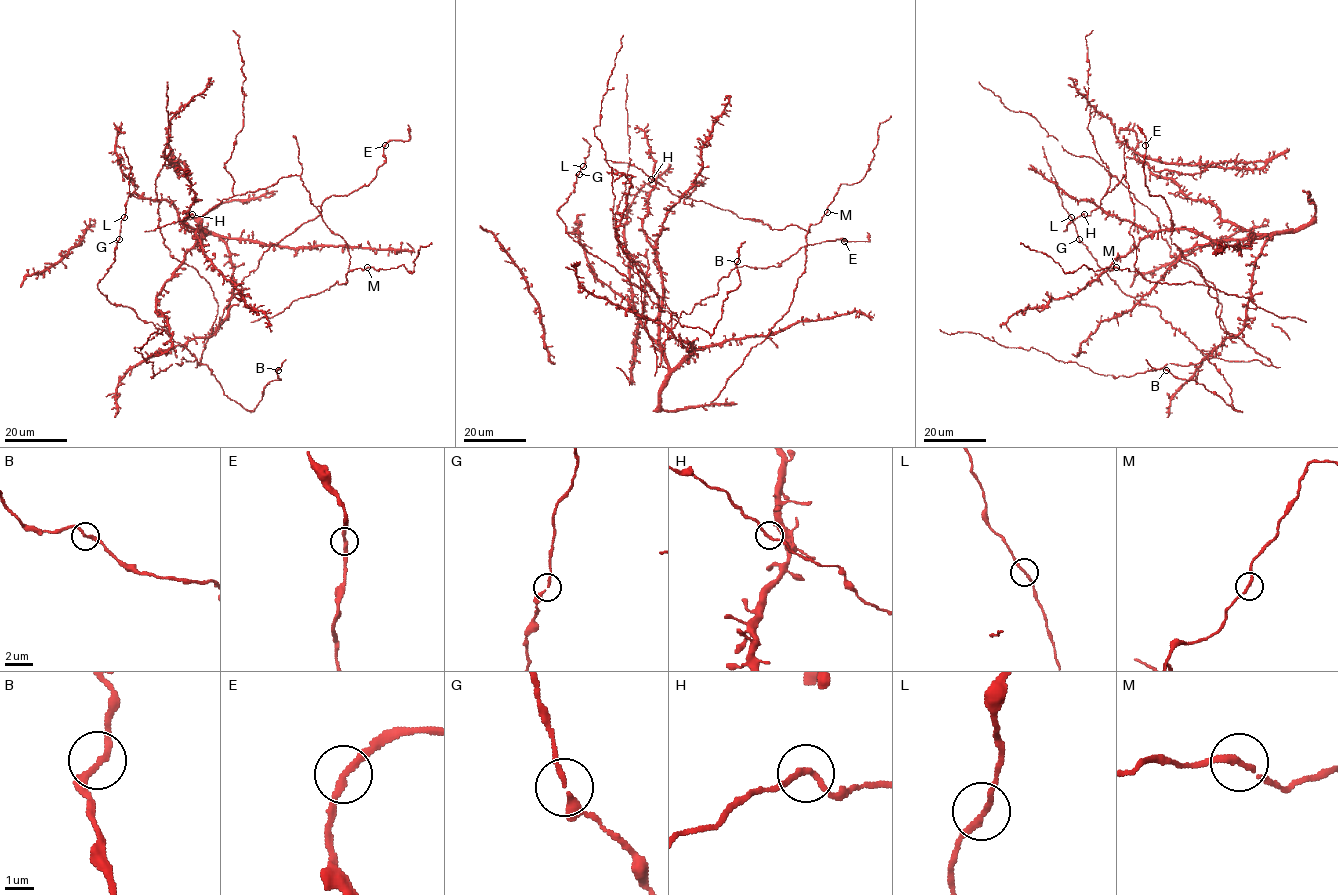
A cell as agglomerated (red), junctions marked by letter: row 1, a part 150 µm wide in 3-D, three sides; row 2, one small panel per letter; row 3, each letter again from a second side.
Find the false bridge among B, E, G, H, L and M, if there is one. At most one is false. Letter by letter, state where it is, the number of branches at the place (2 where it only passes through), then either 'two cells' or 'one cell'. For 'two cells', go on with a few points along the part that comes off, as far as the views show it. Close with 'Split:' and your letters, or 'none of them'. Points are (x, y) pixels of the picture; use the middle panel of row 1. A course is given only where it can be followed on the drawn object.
B: (737, 261) | 2 | one cell
E: (844, 241) | 2 | one cell
G: (579, 174) | 2 | one cell
H: (651, 179) | 2 | one cell
L: (583, 166) | 2 | one cell
M: (827, 212) | 2 | one cell
Split: none of them

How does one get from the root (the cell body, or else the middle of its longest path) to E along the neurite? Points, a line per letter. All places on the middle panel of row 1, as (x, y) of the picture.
E: (660, 335), (675, 369), (693, 348), (672, 331), (681, 312), (733, 269), (844, 241)

